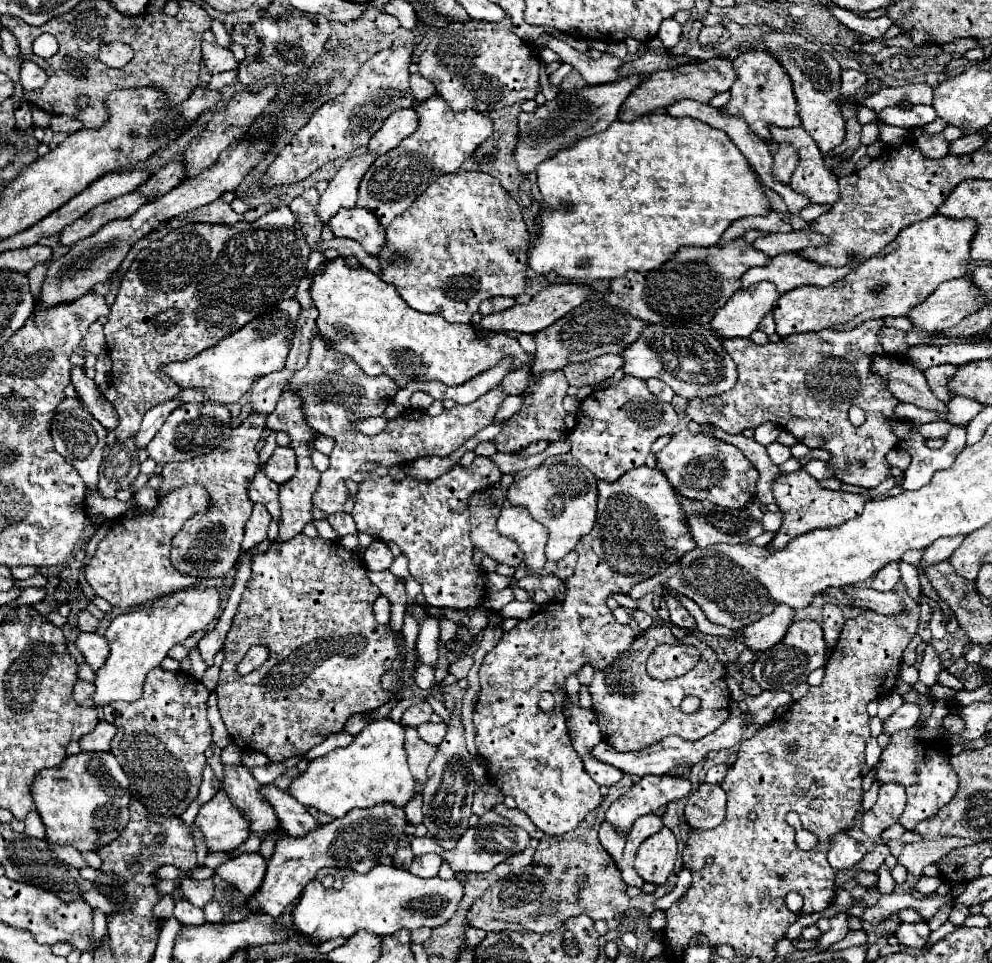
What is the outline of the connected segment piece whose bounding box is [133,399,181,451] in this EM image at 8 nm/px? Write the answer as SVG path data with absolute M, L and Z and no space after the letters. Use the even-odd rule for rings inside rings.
M171 399L171 401L165 401L165 403L161 403L161 405L153 407L153 409L143 417L141 429L139 429L139 433L133 437L135 447L137 447L139 451L145 449L145 445L155 437L155 433L157 433L159 427L165 423L165 419L169 417L169 413L171 413L175 407L179 407L179 405L181 405L179 399Z

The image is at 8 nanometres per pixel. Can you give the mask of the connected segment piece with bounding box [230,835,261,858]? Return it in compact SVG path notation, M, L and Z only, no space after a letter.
M250 835L249 838L242 843L237 849L230 852L230 858L236 858L242 853L259 851L261 845L261 838Z

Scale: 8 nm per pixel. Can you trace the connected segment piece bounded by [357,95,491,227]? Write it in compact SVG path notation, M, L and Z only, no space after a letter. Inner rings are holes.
M433 95L431 99L419 103L417 111L419 129L403 139L399 147L377 157L359 185L357 207L371 209L383 227L407 211L437 177L445 173L457 173L463 161L471 157L473 151L491 135L491 121L483 113L473 109L455 113L441 99L441 95Z

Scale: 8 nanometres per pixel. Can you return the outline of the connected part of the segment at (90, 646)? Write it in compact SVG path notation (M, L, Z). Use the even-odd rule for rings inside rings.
M79 633L75 645L85 655L85 659L93 671L97 671L109 655L109 645L107 645L105 637L101 637L99 633Z

